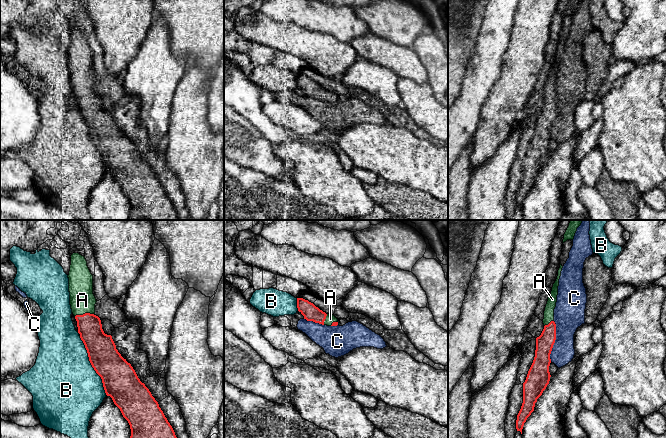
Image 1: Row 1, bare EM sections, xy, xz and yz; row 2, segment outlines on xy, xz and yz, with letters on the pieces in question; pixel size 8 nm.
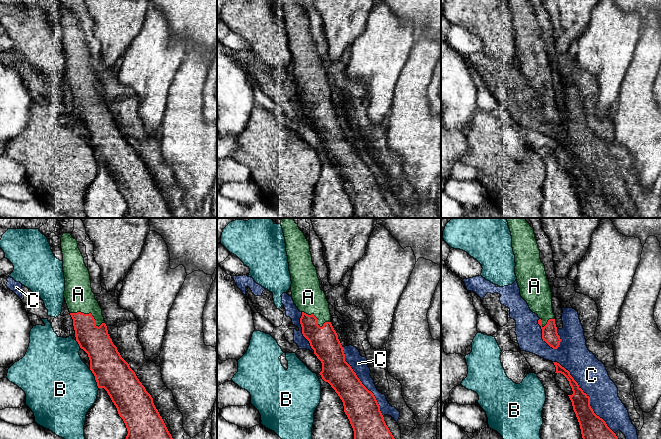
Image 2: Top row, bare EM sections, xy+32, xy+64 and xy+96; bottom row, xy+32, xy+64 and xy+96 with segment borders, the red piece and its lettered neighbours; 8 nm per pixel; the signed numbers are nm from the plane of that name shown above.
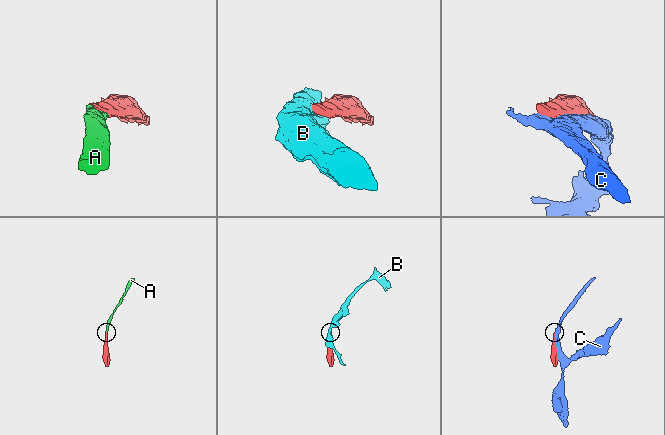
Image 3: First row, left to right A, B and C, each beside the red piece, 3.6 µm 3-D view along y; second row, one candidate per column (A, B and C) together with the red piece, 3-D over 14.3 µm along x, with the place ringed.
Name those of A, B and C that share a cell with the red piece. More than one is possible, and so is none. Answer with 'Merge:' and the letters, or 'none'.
Merge: A

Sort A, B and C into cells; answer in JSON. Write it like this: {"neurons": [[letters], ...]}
{"neurons": [["A"], ["B"], ["C"]]}

